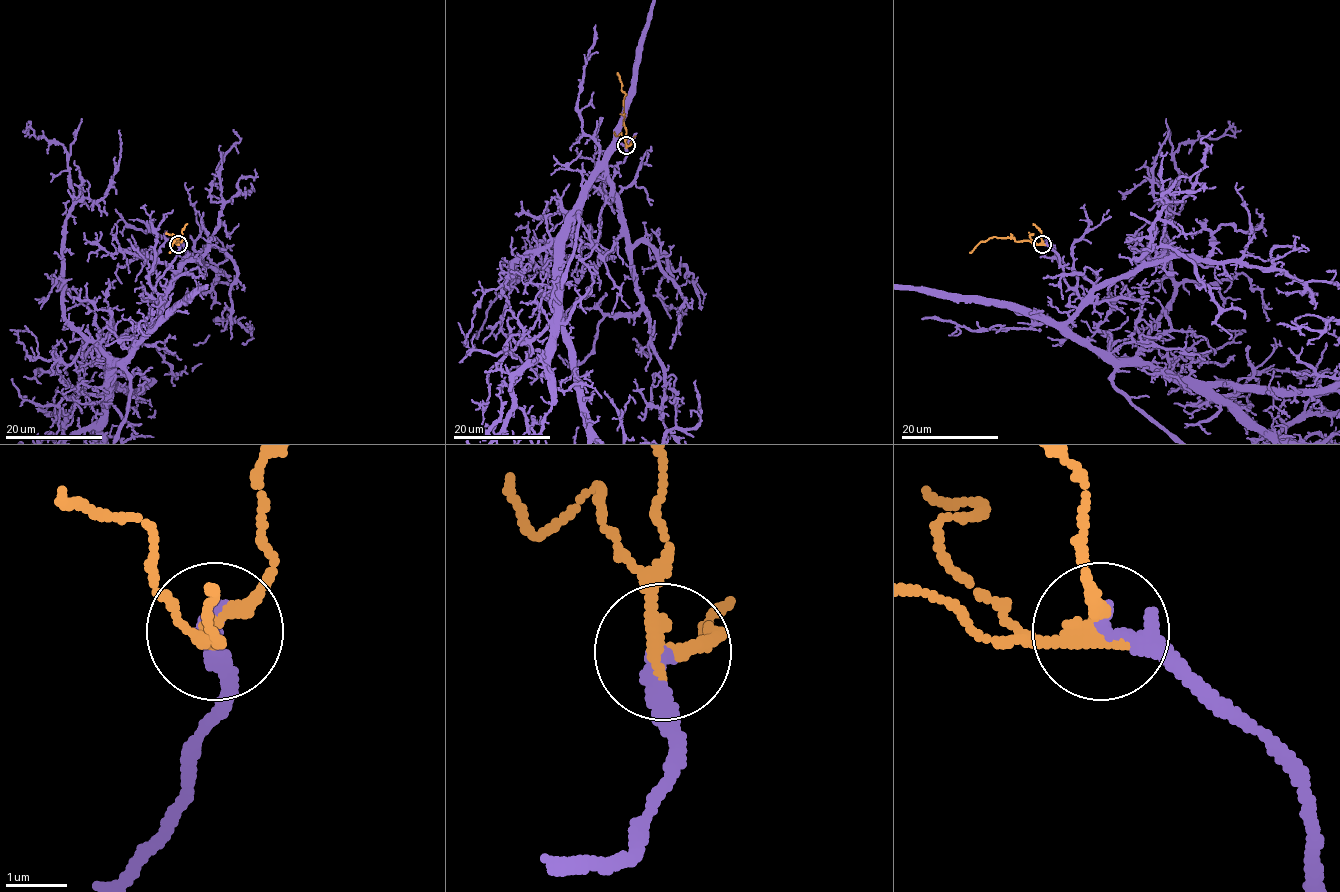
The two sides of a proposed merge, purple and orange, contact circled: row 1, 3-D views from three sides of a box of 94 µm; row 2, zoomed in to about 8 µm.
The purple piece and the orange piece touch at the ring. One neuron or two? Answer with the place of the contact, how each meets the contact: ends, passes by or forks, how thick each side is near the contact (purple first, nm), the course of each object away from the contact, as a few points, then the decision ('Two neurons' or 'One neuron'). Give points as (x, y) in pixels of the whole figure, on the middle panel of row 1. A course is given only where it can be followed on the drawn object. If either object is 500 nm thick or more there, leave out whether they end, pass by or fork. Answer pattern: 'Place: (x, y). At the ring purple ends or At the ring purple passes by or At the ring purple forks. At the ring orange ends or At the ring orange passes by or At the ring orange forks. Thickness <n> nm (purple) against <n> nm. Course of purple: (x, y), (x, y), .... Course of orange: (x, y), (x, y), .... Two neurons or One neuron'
Place: (626, 145). At the ring purple ends. At the ring orange passes by. Thickness 320 nm (purple) against 200 nm. Course of purple: (626, 145), (572, 214), (554, 299). Course of orange: (626, 145), (625, 93), (617, 72). One neuron

